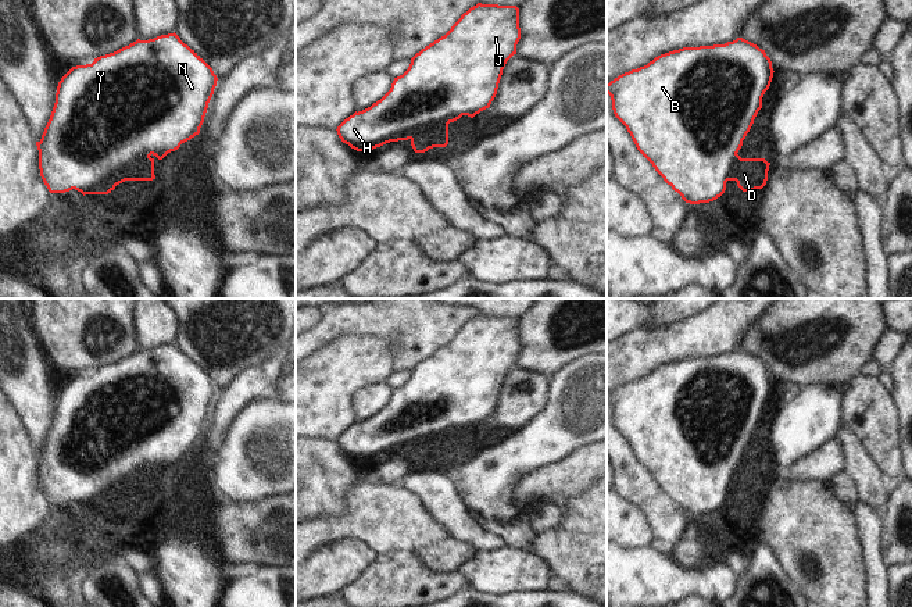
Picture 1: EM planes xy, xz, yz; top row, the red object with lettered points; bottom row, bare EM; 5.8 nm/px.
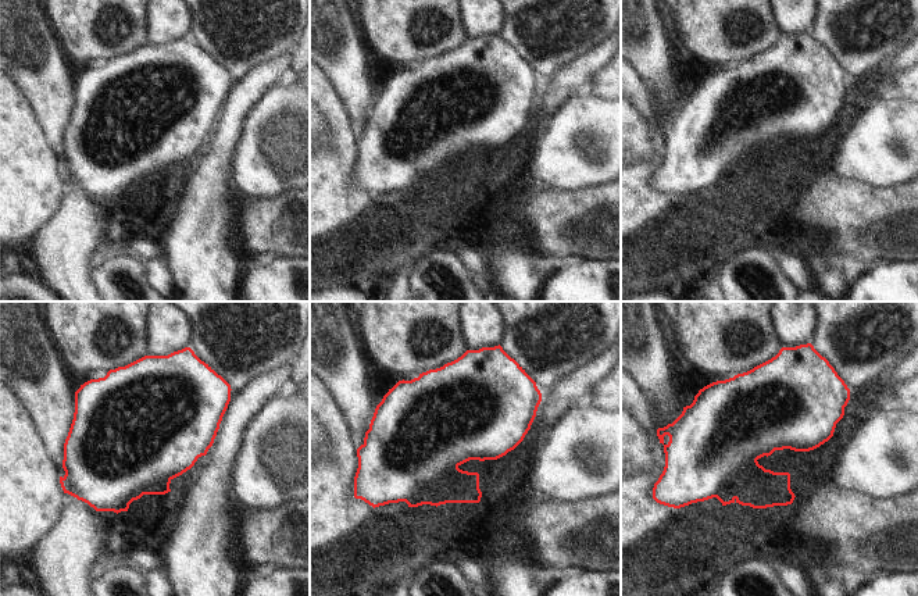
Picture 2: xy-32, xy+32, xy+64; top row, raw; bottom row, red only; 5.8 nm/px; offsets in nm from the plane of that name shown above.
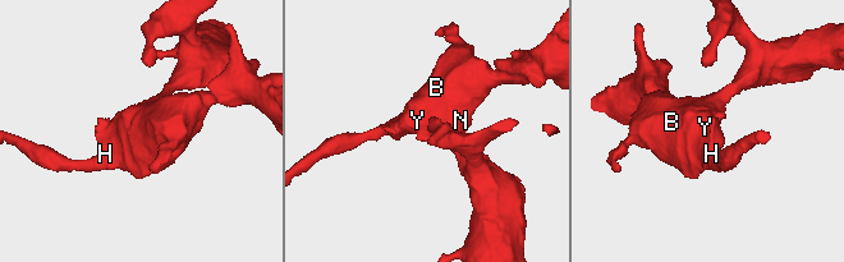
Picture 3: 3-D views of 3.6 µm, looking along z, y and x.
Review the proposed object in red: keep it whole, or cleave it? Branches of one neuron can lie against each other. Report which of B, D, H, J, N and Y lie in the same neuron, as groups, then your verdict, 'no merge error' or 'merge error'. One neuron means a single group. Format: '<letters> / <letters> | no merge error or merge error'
B D H J N Y | no merge error

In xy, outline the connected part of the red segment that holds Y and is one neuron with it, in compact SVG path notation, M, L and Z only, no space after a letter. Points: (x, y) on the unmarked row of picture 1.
M174 343L130 354L92 375L72 378L58 393L56 414L39 461L40 488L50 504L72 500L85 506L108 506L125 492L153 492L154 469L162 471L200 444L217 397L212 379Z

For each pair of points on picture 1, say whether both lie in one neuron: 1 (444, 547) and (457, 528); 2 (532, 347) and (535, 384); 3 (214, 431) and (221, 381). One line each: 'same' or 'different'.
1: different
2: different
3: different

